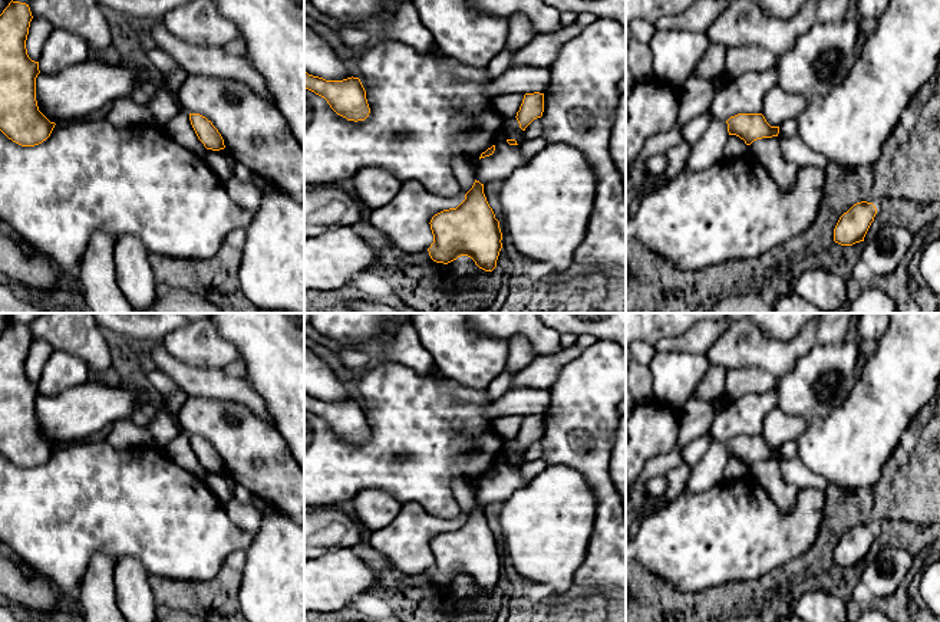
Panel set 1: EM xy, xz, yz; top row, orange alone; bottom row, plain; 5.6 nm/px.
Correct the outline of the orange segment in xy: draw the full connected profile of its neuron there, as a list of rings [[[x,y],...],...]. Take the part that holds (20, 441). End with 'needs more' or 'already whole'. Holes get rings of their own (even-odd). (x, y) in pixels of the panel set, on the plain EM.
[[[13,322],[0,336],[0,452],[22,468],[42,465],[56,447],[39,432],[36,422],[39,384],[32,382],[26,371],[32,340],[29,326]]] | already whole

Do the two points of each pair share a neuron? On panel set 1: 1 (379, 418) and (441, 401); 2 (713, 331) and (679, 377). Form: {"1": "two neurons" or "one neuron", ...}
{"1": "one neuron", "2": "two neurons"}

